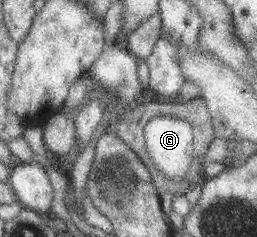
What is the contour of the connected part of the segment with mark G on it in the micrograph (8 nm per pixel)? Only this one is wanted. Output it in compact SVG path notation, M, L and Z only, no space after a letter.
M170 116L153 117L144 126L144 145L153 164L171 182L180 181L194 153L191 125Z

